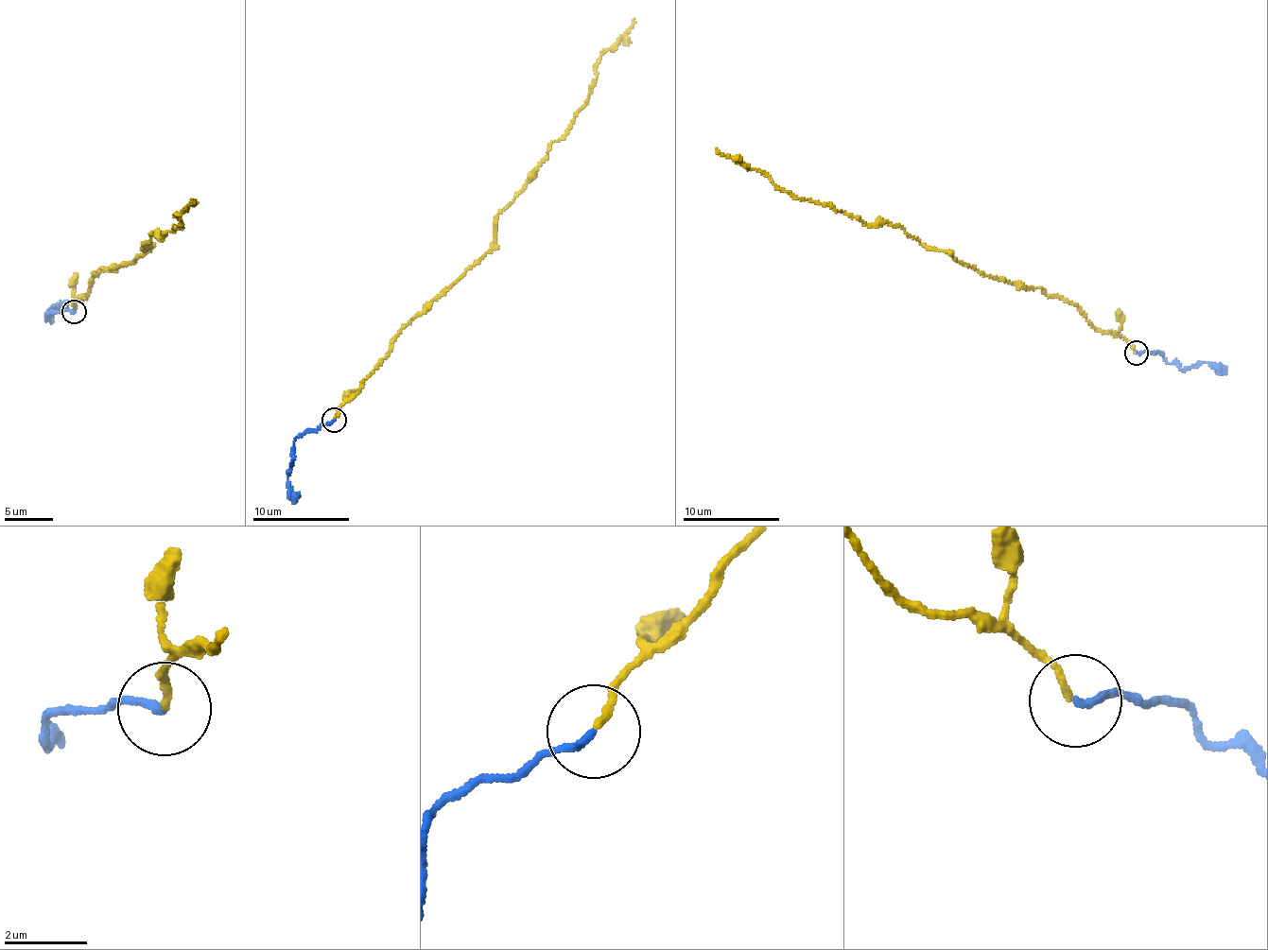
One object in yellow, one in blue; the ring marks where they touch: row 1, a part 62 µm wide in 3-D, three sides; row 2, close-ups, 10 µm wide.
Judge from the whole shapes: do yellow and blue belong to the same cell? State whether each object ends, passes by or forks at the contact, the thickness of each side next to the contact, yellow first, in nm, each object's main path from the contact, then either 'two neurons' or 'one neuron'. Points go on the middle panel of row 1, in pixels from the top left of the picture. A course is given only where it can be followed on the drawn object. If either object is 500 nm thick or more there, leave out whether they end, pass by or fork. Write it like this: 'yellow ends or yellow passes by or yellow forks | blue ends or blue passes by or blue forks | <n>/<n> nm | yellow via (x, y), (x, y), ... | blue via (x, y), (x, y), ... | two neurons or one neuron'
yellow ends | blue ends | 150/170 nm | yellow via (334, 418), (389, 354), (398, 331), (492, 247), (495, 216), (568, 130), (588, 98), (597, 62), (634, 19) | blue via (334, 421), (307, 428), (294, 440), (287, 486), (294, 503) | one neuron

